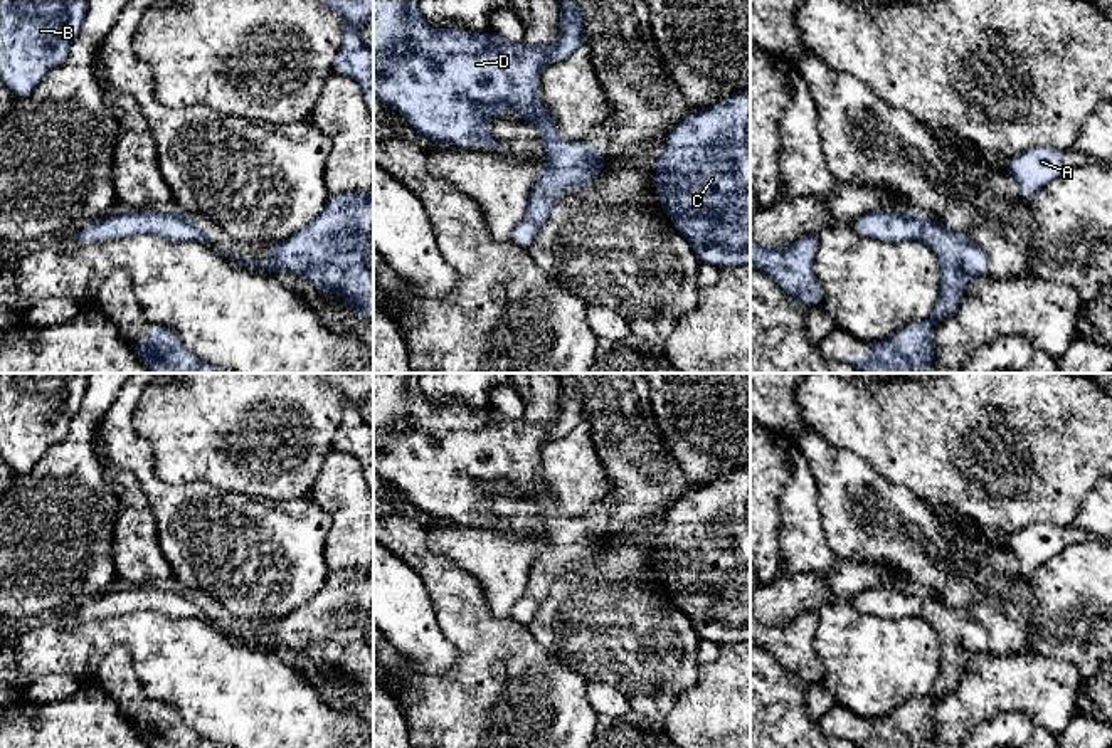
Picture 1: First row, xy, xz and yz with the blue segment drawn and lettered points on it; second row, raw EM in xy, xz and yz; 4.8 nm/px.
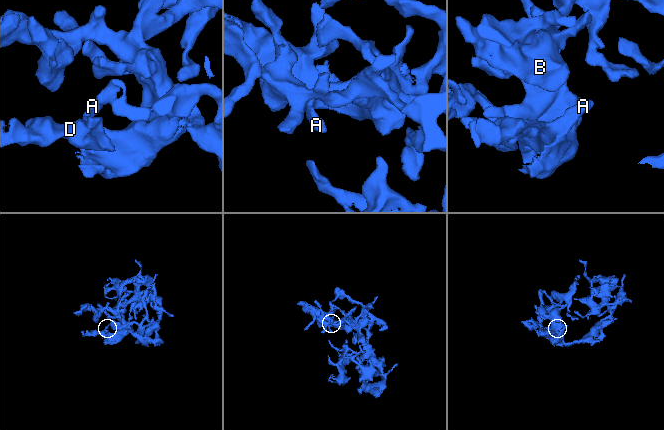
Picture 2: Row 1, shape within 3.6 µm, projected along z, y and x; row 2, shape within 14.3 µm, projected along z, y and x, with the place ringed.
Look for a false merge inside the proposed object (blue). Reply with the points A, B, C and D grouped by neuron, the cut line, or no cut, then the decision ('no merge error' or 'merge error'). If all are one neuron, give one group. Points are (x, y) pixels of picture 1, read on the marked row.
groups A B C D; cut none; no merge error

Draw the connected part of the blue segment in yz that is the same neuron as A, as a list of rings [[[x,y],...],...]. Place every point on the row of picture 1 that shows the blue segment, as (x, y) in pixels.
[[[1036,146],[1003,163],[1004,171],[1018,180],[1019,198],[1031,200],[1048,182],[1065,171],[1062,151]]]

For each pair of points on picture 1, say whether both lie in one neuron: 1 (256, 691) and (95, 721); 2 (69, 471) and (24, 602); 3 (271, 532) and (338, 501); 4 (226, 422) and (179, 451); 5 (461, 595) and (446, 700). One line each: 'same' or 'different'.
1: different
2: same
3: different
4: same
5: same

